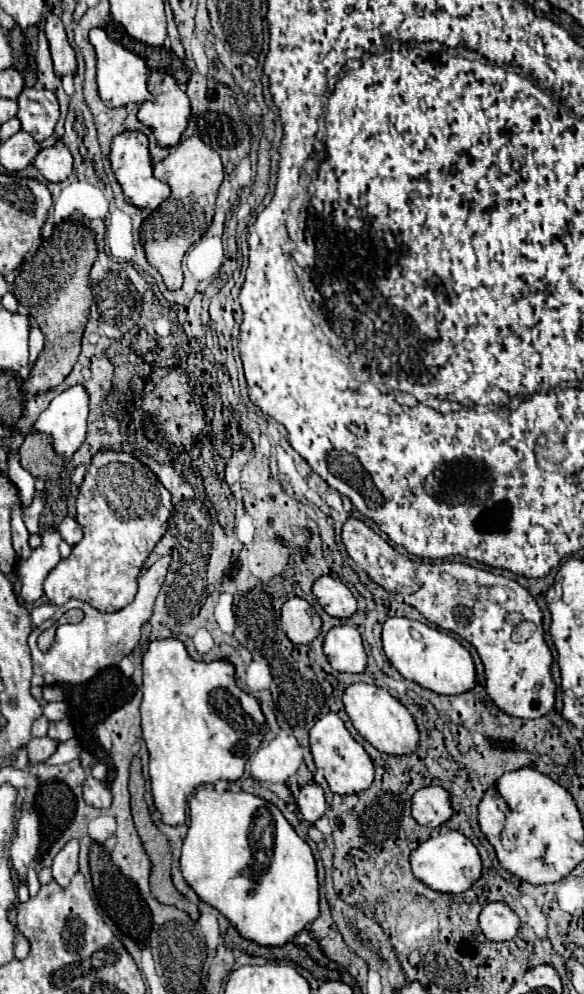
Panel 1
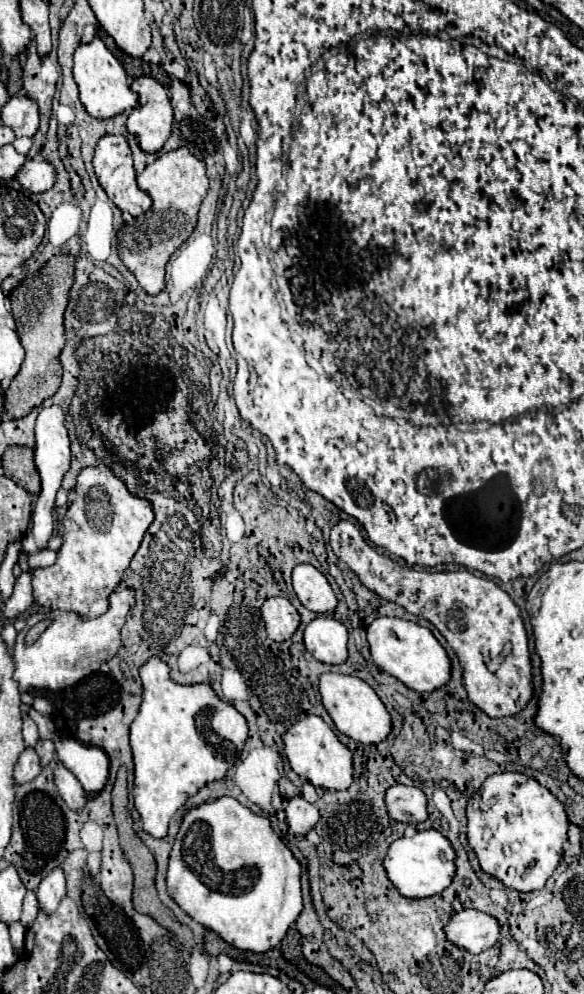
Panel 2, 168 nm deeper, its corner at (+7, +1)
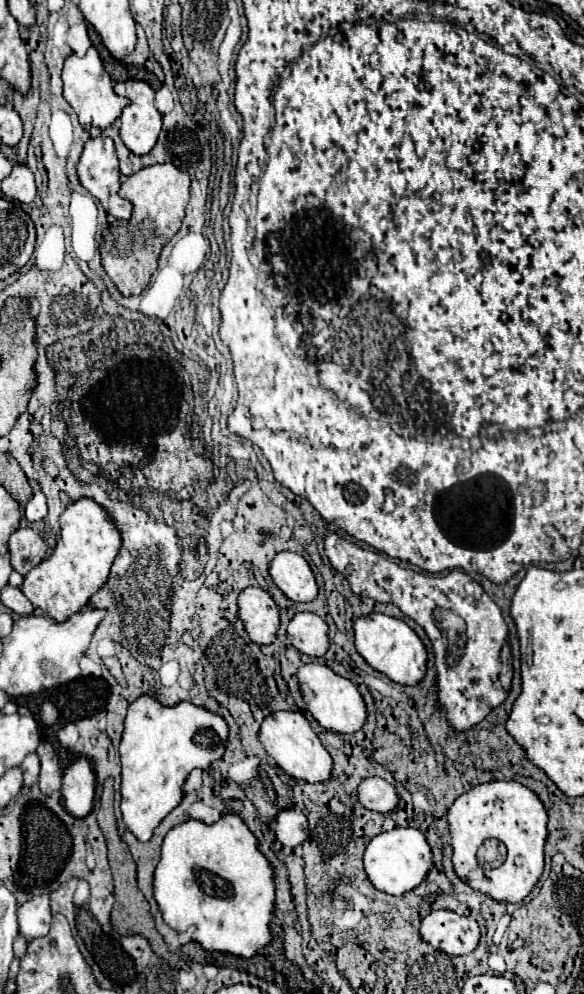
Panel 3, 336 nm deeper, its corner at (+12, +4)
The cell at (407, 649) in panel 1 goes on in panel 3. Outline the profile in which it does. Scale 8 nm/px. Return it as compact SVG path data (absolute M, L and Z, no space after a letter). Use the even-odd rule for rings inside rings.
M371 613L365 617L357 617L353 629L355 629L355 647L373 669L387 675L391 681L399 685L417 685L423 679L427 669L427 651L423 641L407 623L383 613Z

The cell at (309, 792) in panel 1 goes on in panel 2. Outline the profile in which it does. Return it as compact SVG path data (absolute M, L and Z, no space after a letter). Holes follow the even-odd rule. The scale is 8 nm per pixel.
M294 796L286 806L286 822L296 836L306 836L308 830L320 820L318 808L306 802L302 796Z

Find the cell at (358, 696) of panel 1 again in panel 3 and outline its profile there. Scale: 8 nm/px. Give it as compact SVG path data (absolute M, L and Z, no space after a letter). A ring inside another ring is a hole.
M305 663L297 669L297 679L299 679L299 689L303 695L303 703L307 705L309 713L313 719L329 731L337 733L355 733L363 727L367 719L365 711L365 701L359 695L359 689L345 677L339 677L333 669L329 669L323 663Z

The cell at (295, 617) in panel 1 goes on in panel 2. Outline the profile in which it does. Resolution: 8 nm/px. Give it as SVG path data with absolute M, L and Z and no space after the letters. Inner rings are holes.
M268 598L262 604L262 618L274 642L288 640L300 626L300 614L288 598Z

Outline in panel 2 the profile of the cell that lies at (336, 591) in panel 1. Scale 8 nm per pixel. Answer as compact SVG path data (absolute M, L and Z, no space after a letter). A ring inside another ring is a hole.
M298 564L292 572L292 586L298 600L312 612L328 614L338 606L338 598L326 576L312 564Z

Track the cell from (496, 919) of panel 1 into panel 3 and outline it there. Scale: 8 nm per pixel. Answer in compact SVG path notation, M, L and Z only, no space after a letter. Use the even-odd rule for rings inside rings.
M439 909L421 919L419 935L447 955L469 955L479 943L479 925L469 917Z

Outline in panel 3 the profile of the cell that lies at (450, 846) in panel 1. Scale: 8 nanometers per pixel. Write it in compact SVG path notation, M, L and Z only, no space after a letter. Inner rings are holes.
M395 827L393 831L375 835L363 853L363 867L369 881L387 895L403 895L415 889L431 869L431 849L419 829Z

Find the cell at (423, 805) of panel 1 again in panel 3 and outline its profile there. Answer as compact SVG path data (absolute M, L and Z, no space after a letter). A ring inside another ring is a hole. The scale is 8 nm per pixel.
M381 777L363 779L361 785L357 787L357 797L365 809L377 811L377 813L389 813L397 809L397 803L399 803L395 787Z

